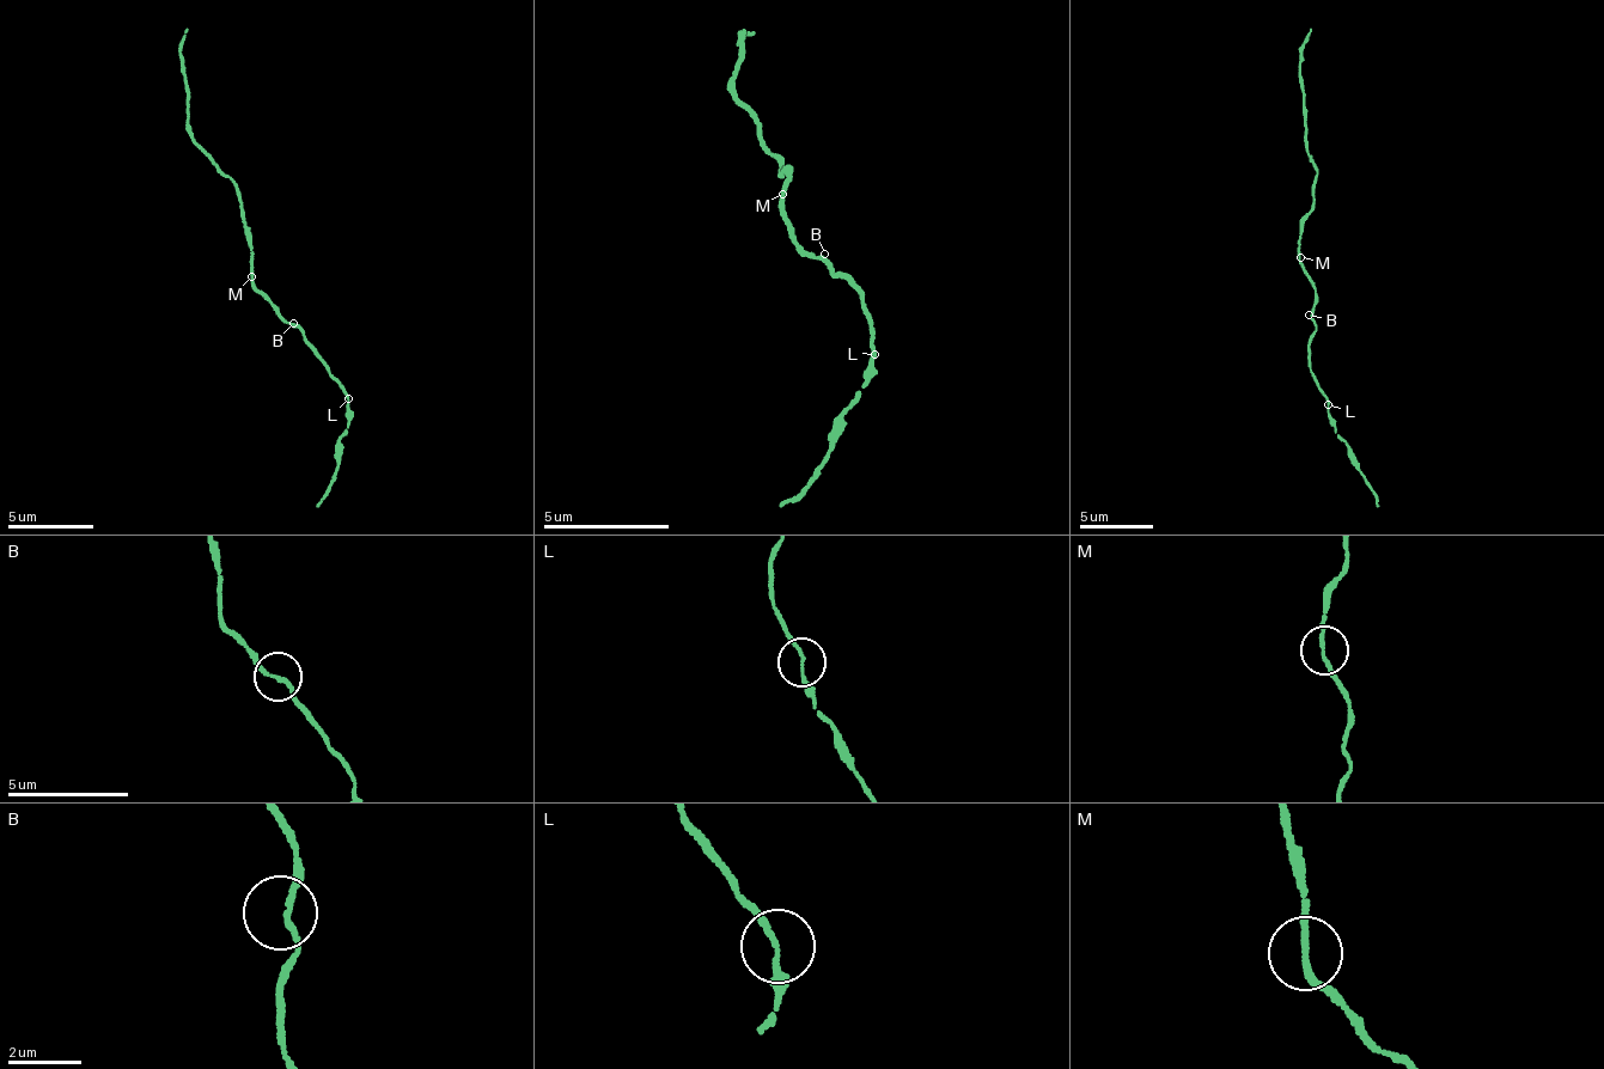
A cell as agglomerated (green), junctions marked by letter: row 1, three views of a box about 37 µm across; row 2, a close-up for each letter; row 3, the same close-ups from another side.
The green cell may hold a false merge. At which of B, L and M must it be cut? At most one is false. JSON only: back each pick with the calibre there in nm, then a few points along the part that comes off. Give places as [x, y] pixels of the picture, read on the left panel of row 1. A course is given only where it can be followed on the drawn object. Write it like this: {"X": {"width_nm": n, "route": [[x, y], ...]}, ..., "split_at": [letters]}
{"L": {"width_nm": 120, "route": [[349, 397], [349, 420], [339, 471], [316, 506]]}, "split_at": ["L"]}

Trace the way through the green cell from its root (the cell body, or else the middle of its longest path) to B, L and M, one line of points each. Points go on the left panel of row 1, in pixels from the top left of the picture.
B: (262, 295), (293, 323)
L: (262, 295), (299, 328), (306, 346), (329, 370), (329, 378), (339, 383), (349, 397)
M: (262, 295), (252, 287), (251, 276)

